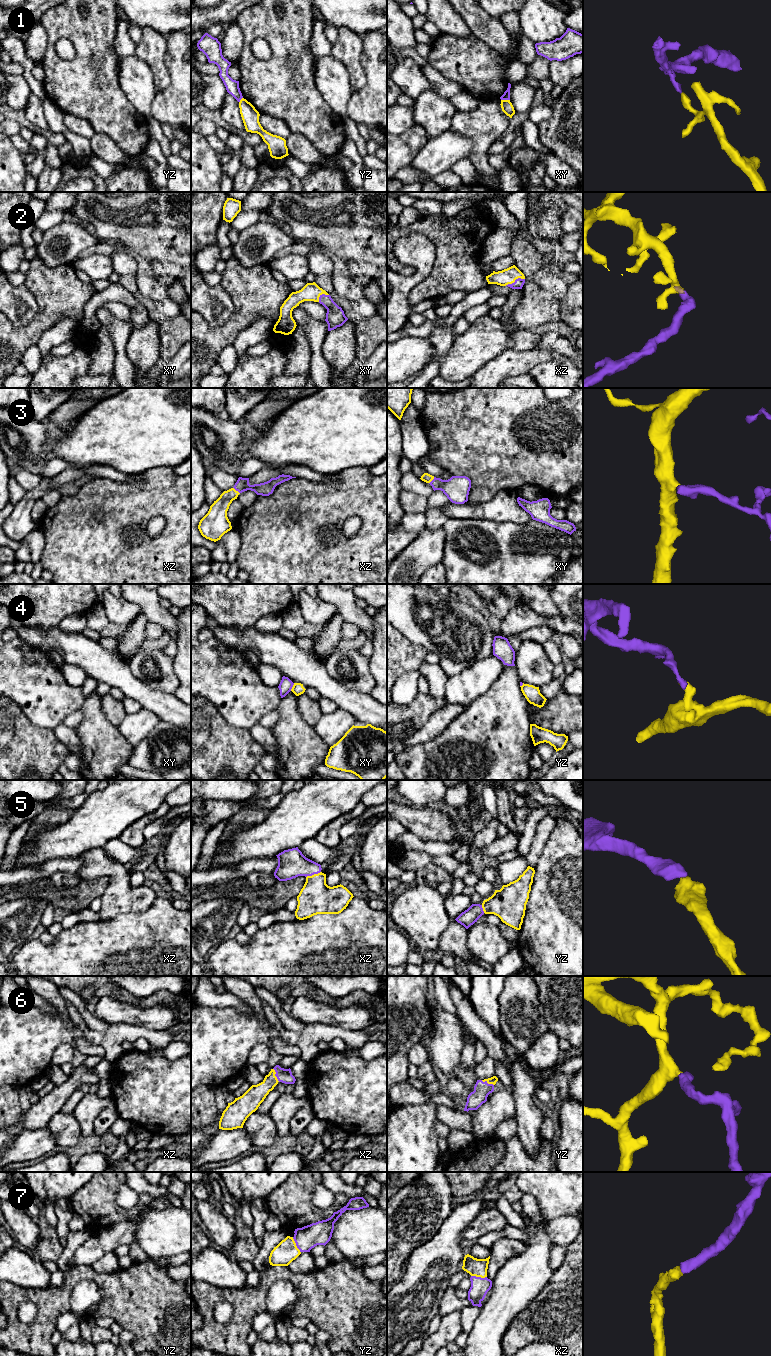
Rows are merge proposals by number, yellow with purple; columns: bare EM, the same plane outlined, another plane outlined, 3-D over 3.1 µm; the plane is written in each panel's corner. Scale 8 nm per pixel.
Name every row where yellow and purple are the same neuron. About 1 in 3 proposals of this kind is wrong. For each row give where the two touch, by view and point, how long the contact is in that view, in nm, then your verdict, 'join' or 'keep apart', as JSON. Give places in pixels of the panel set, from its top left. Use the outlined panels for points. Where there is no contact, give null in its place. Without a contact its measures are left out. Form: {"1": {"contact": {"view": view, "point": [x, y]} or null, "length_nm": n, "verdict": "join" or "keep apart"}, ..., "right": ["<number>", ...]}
{"1": {"contact": {"view": "xy", "point": [505, 100]}, "length_nm": 70, "verdict": "keep apart"}, "2": {"contact": {"view": "xz", "point": [514, 281]}, "length_nm": 170, "verdict": "join"}, "3": {"contact": {"view": "xz", "point": [235, 490]}, "length_nm": 80, "verdict": "join"}, "4": {"contact": {"view": "xy", "point": [292, 687]}, "length_nm": 70, "verdict": "keep apart"}, "5": {"contact": {"view": "xz", "point": [314, 874]}, "length_nm": 130, "verdict": "join"}, "6": {"contact": {"view": "xz", "point": [274, 1075]}, "length_nm": 120, "verdict": "join"}, "7": {"contact": {"view": "xz", "point": [479, 1276]}, "length_nm": 130, "verdict": "join"}, "right": ["2", "3", "5", "6", "7"]}

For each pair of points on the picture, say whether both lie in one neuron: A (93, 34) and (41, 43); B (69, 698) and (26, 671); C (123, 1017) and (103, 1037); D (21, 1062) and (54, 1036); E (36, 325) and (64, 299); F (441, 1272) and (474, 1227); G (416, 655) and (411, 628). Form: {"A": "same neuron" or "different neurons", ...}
{"A": "different neurons", "B": "same neuron", "C": "different neurons", "D": "same neuron", "E": "same neuron", "F": "different neurons", "G": "different neurons"}

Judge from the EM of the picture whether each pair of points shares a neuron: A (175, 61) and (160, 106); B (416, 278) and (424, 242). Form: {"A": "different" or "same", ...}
{"A": "same", "B": "same"}

